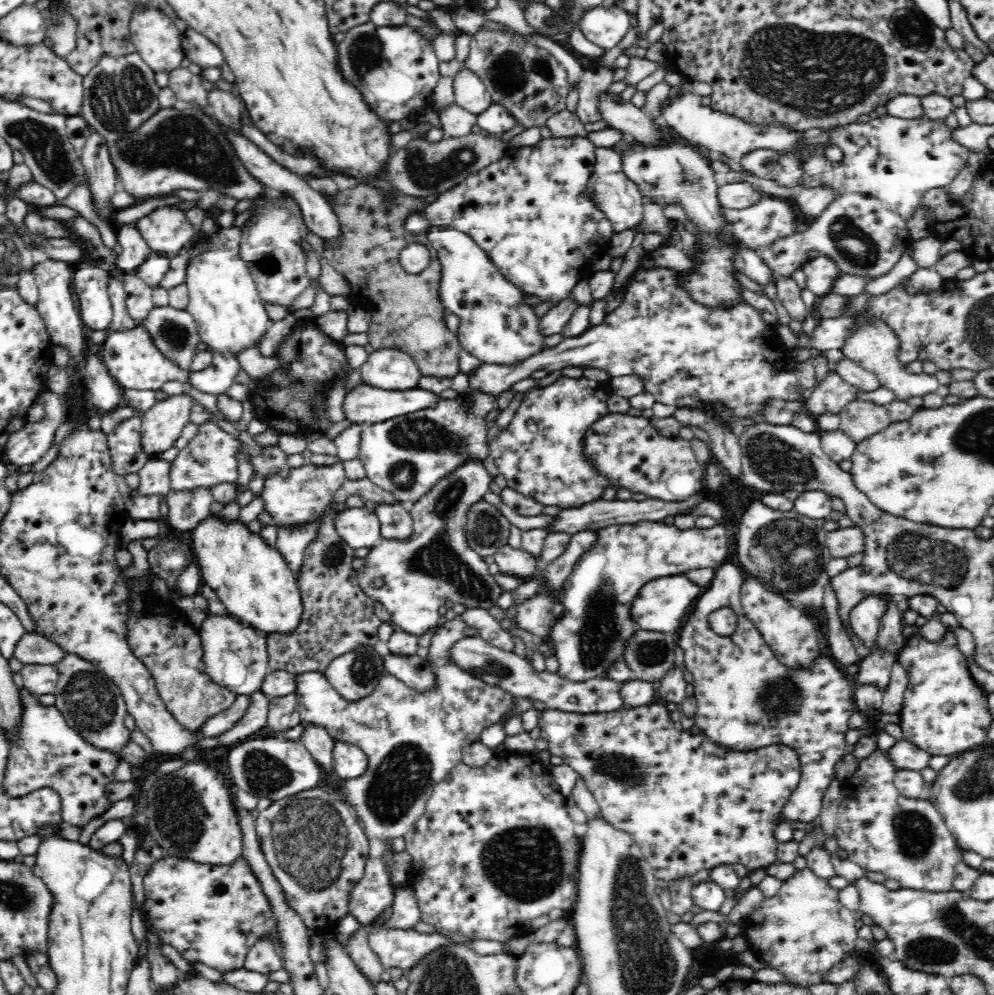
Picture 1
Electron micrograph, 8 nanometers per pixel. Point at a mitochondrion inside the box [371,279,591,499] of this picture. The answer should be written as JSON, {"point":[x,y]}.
{"point":[409,436]}

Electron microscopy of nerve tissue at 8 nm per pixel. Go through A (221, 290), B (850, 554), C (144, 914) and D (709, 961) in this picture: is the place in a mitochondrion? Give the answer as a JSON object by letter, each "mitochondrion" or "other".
{"A":"other","B":"other","C":"other","D":"other"}

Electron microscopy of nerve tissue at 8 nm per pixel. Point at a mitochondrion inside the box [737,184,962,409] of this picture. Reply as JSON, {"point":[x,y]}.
{"point":[860,250]}

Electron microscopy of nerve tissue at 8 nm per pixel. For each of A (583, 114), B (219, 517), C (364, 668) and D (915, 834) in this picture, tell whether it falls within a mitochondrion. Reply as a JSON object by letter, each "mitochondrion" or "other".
{"A":"other","B":"other","C":"mitochondrion","D":"mitochondrion"}

